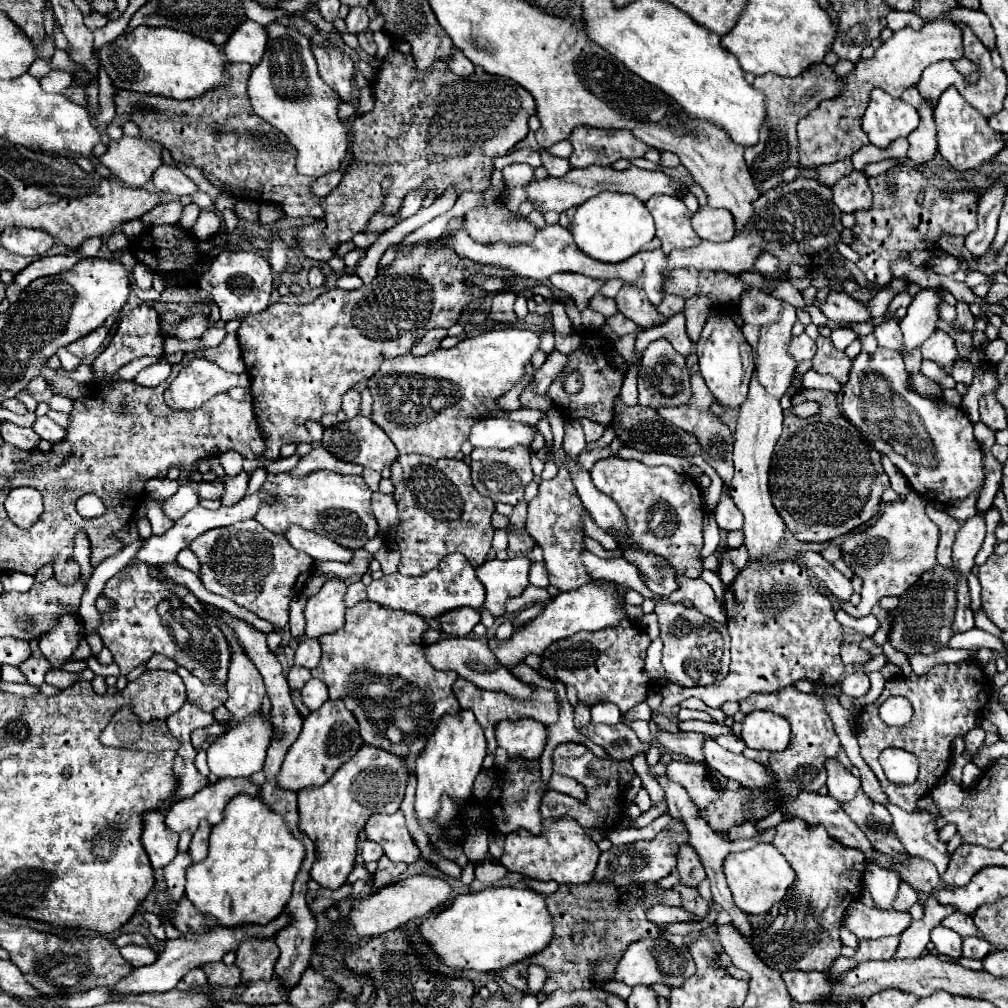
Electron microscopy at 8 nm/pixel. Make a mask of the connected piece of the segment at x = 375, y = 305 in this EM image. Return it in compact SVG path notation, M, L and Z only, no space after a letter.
M440 238L428 244L402 246L396 260L386 268L380 266L374 282L360 286L358 290L332 288L308 304L276 302L260 314L246 316L238 330L238 340L246 370L252 380L250 390L254 398L254 416L260 424L266 444L262 456L276 460L280 456L280 449L288 442L312 443L305 426L306 420L320 420L324 414L336 414L340 410L342 394L348 392L356 382L372 378L384 360L408 354L410 348L432 328L454 326L472 300L486 296L484 288L466 284L466 278L478 272L498 278L512 276L512 272L506 268L492 264L482 266L468 258L460 258L452 248L444 246L444 240Z

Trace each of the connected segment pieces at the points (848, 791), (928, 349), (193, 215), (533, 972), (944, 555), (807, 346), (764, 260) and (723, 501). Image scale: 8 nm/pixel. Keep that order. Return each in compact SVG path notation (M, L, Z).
M826 760L826 772L828 772L828 796L832 796L838 802L848 802L852 796L856 796L856 790L860 788L860 780L852 776L838 760Z
M936 330L922 346L922 356L926 360L932 360L936 362L938 366L950 366L954 364L954 360L958 358L958 352L956 352L956 346L954 346L954 340L950 338L950 334L942 332L942 330Z
M196 204L184 206L184 212L182 212L182 218L178 220L178 224L184 226L184 230L190 230L190 228L194 226L194 222L198 220L198 214L200 214L200 212L202 212L202 210L200 210L200 206L196 206Z
M530 966L530 970L528 970L528 990L532 994L536 994L544 986L546 978L548 976L546 976L546 970L542 966Z
M926 506L926 514L934 520L934 524L940 528L940 544L938 544L938 564L942 564L942 568L948 568L950 572L954 570L952 558L950 558L950 550L952 550L952 540L956 536L956 530L960 528L958 520L954 520L952 516L948 516L942 510L936 510L934 506Z
M806 334L800 336L792 336L788 342L788 354L794 358L794 362L804 362L804 360L812 360L812 356L816 354L816 344L814 340L810 340Z
M764 254L764 256L758 258L756 268L758 268L760 272L774 272L774 270L778 268L778 260L776 260L774 256L770 256L770 254Z
M722 492L720 502L718 502L716 510L714 510L714 516L716 516L716 522L718 522L720 530L730 532L730 530L740 530L742 528L740 510L736 508L736 504L732 502L732 498L726 492Z

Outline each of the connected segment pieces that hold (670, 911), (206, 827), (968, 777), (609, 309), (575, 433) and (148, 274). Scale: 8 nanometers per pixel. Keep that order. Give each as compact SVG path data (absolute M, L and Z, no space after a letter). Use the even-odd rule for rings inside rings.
M656 906L648 910L648 918L654 920L654 924L668 924L668 922L694 922L698 916L692 912L686 912L684 908L672 908L672 906Z
M202 820L200 826L198 826L198 830L194 832L194 838L192 838L192 842L190 842L190 854L192 854L192 860L194 860L194 862L200 862L200 860L206 858L206 854L208 854L208 836L210 836L210 830L212 830L212 826L210 826L206 820Z
M966 764L964 766L964 776L962 776L962 786L966 786L966 788L974 786L978 782L980 774L982 774L982 770L976 764Z
M600 292L596 296L592 296L590 304L588 304L592 310L604 314L606 318L610 318L612 314L616 314L616 304L614 304L614 298L608 298L608 296L602 296Z
M566 420L564 425L563 448L570 457L577 456L585 449L586 440L583 428L578 420Z
M138 262L133 269L133 277L138 289L148 290L152 288L153 276L154 272L140 262Z

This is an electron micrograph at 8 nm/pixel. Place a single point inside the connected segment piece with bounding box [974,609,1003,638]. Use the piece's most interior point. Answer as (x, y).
(982, 622)

